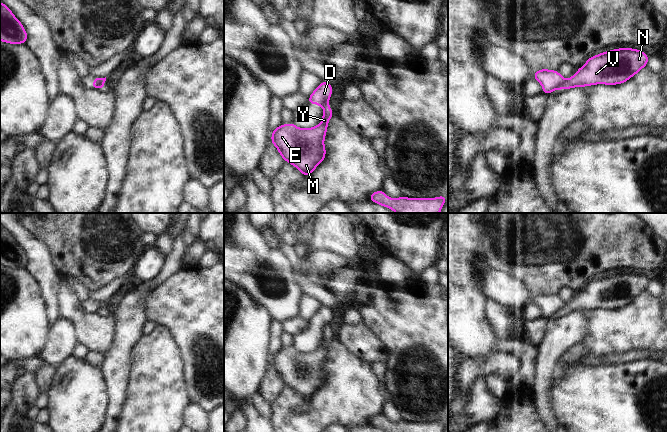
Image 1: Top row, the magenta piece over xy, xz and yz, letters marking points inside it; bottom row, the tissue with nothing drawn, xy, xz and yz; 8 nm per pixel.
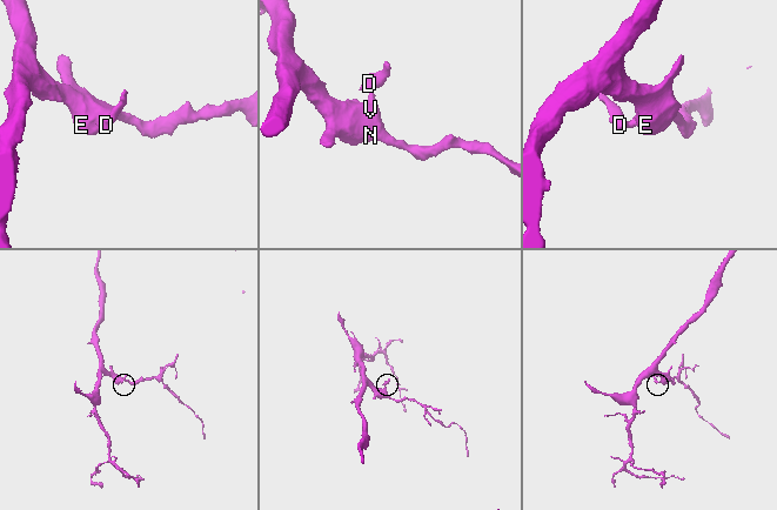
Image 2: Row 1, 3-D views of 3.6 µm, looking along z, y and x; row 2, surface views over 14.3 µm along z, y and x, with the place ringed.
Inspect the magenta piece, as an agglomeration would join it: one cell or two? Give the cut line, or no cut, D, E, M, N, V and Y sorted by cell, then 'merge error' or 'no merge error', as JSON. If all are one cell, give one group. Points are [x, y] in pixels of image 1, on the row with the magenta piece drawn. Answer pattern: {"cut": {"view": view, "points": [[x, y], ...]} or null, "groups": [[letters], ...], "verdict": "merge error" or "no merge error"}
{"cut": {"view": "yz", "points": [[565, 80], [562, 88]]}, "groups": [["D"], ["E", "M", "N", "V", "Y"]], "verdict": "merge error"}

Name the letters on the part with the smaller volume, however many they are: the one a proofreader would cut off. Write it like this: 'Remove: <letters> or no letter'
Remove: D

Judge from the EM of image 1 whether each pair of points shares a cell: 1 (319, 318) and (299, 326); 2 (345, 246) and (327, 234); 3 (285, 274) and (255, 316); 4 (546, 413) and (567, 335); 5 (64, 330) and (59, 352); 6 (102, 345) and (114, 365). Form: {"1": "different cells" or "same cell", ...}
{"1": "different cells", "2": "same cell", "3": "different cells", "4": "same cell", "5": "same cell", "6": "different cells"}

